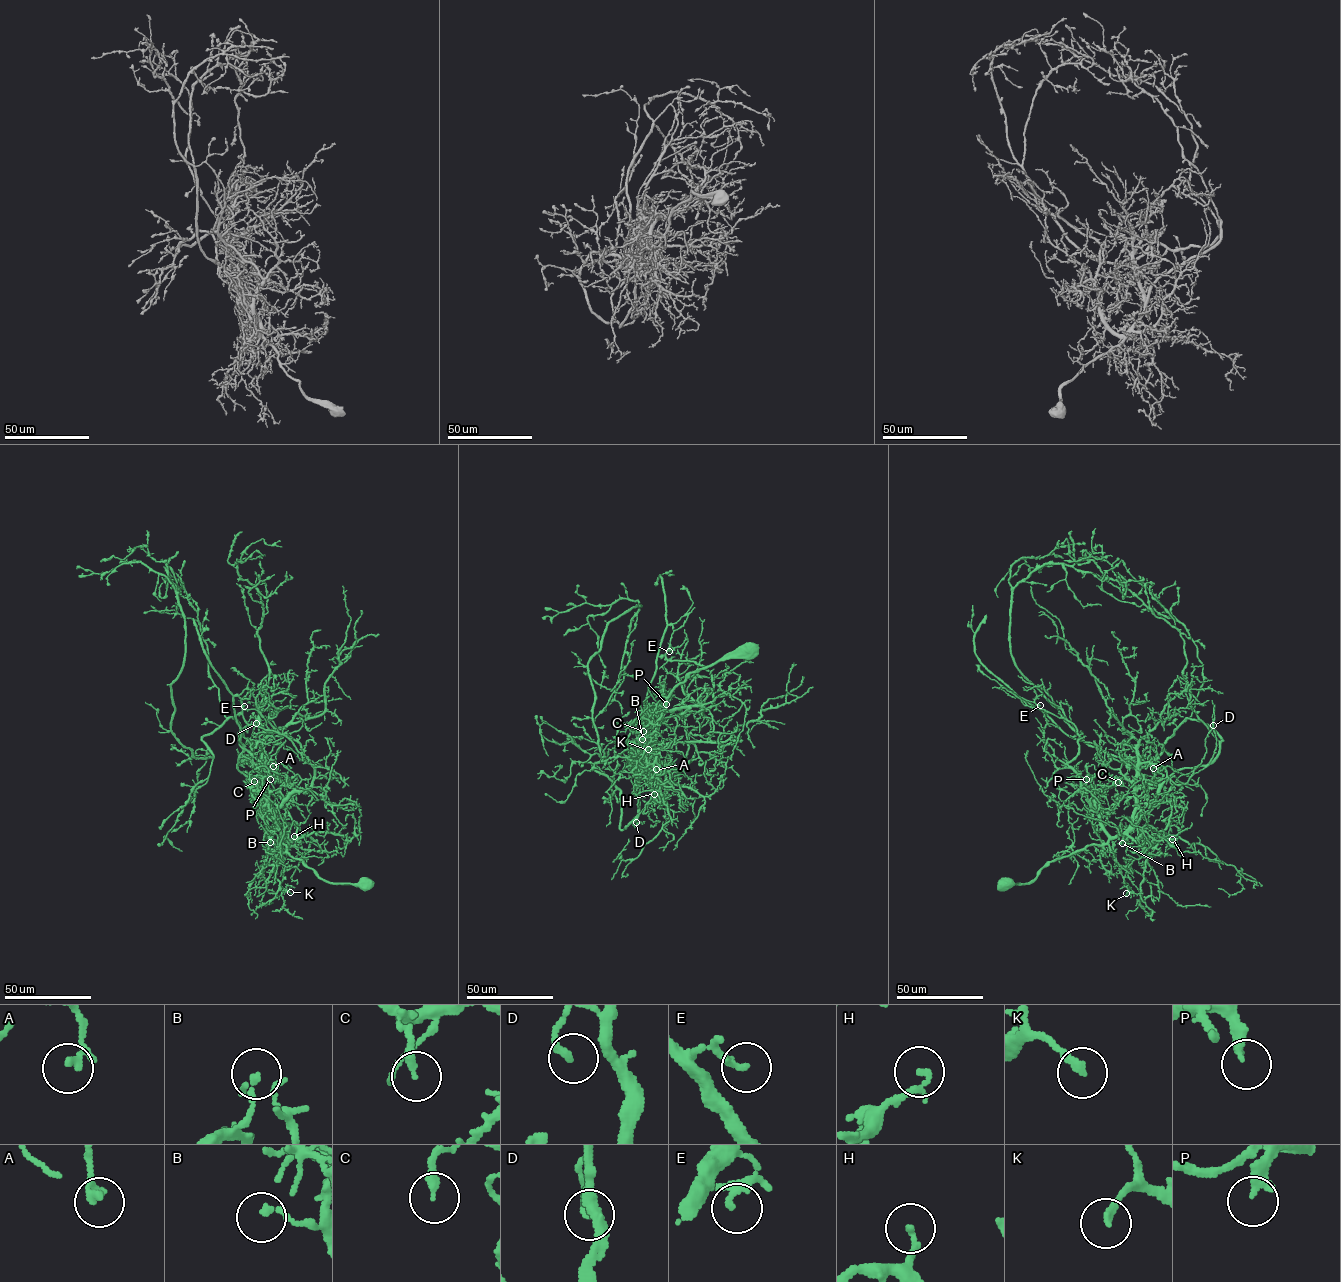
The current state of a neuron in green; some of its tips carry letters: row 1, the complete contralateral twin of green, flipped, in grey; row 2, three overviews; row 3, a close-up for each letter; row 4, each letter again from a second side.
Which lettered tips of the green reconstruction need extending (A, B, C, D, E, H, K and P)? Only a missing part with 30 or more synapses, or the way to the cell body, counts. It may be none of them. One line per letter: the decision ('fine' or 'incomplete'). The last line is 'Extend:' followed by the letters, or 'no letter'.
A: fine
B: fine
C: fine
D: fine
E: fine
H: fine
K: fine
P: fine
Extend: no letter

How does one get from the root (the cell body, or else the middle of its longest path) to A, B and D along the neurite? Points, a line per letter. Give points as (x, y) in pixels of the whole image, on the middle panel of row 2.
A: (749, 647), (736, 649), (697, 669), (674, 689), (657, 722), (655, 743), (644, 750), (650, 753), (656, 769)
B: (749, 647), (729, 652), (710, 665), (697, 669), (680, 682), (668, 699), (656, 731), (641, 743), (642, 739)
D: (749, 647), (697, 669), (671, 693), (637, 781), (636, 822)

